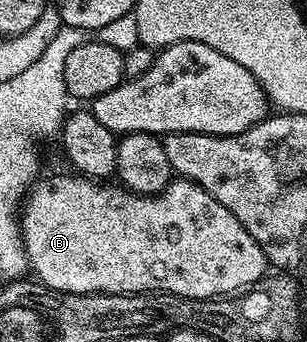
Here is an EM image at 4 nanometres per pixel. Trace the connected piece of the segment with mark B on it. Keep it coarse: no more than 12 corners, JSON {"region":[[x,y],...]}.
{"region":[[42,177],[19,218],[61,294],[220,298],[266,277],[199,184]]}

